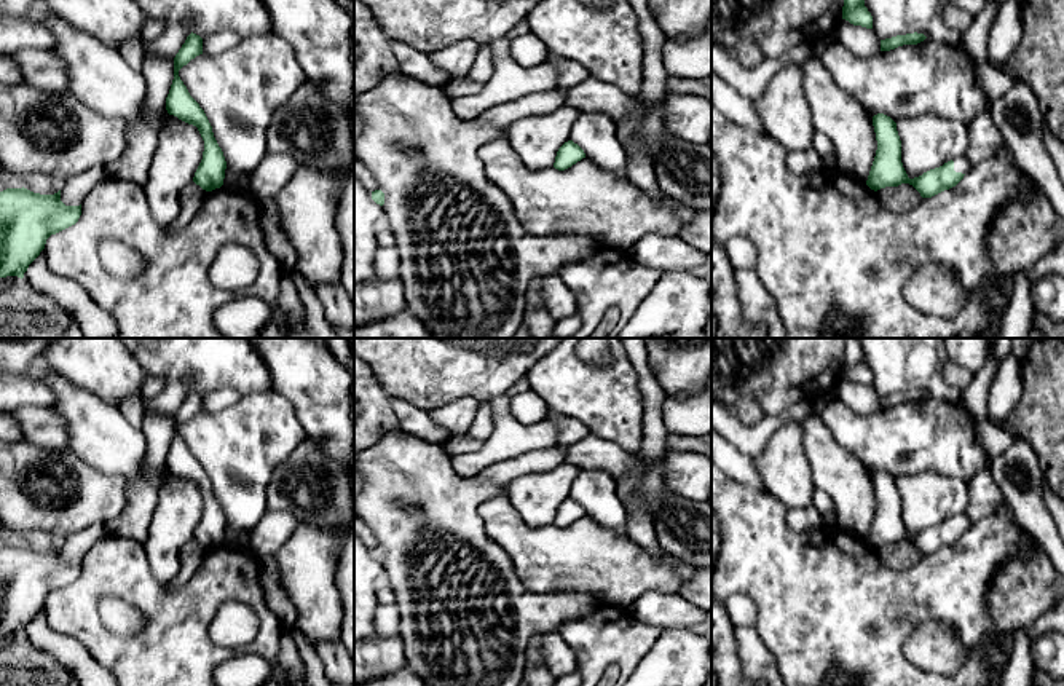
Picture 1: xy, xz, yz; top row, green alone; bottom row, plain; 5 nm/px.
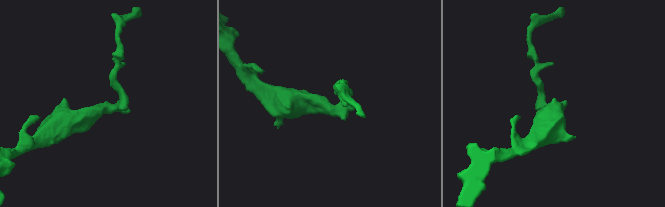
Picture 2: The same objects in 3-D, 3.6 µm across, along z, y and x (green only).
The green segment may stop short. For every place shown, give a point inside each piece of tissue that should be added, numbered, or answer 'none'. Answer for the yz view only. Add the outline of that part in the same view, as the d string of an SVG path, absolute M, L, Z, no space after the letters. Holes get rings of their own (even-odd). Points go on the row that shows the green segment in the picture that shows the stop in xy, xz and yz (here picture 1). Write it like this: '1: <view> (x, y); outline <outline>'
1: yz (961, 165); outline M967 155L965 156L959 156L959 158L954 158L952 161L954 161L954 171L956 172L965 174L971 168L971 164L967 160Z

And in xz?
none

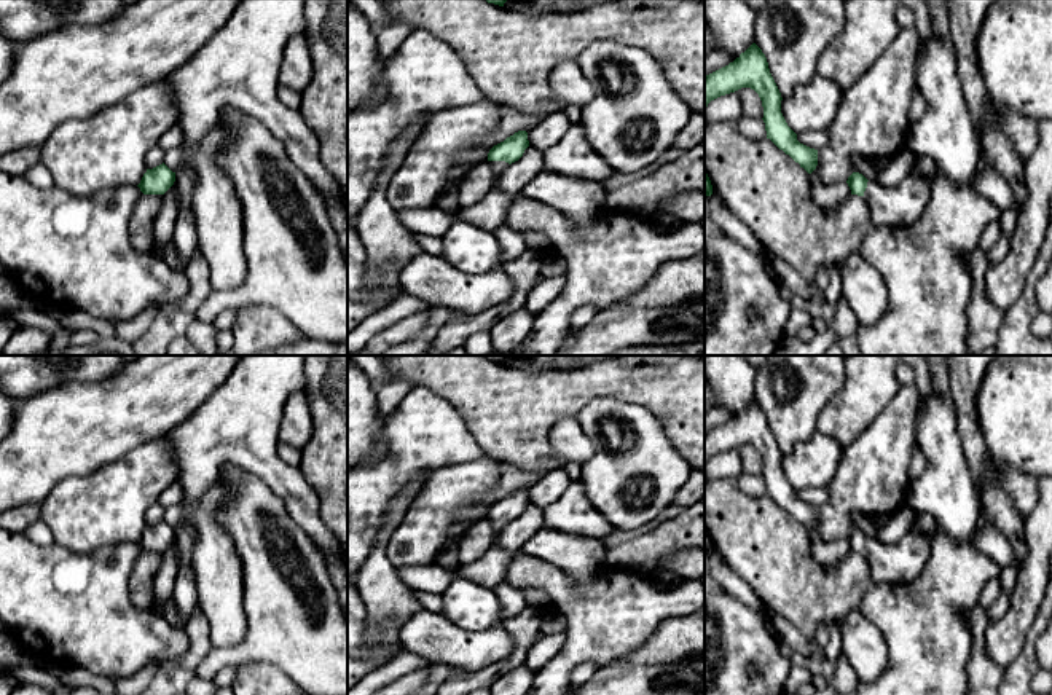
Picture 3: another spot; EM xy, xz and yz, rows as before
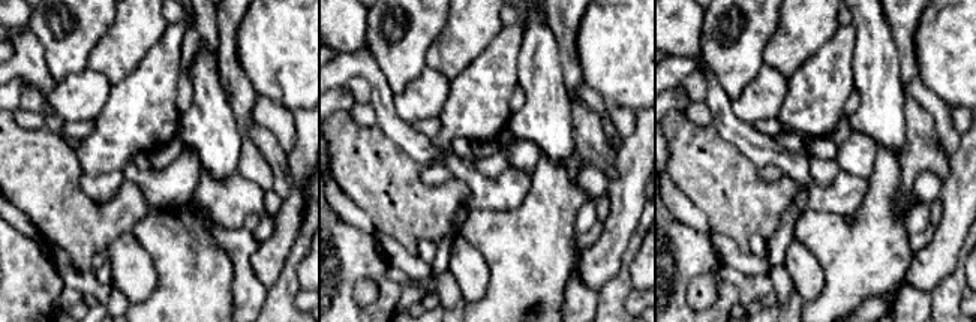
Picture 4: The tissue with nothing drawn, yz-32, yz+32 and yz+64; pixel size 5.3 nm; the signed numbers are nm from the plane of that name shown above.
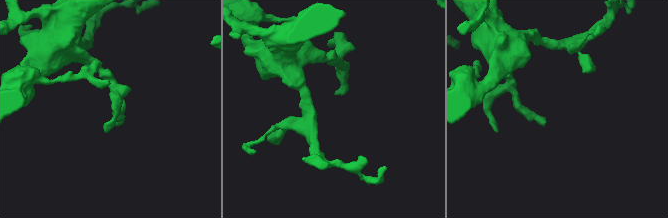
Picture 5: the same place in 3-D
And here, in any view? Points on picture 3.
1: xz (490, 212); outline M491 161L494 171L494 187L477 204L459 207L454 212L446 212L440 206L426 209L403 209L397 210L398 220L403 226L419 234L430 234L443 238L449 226L457 222L469 222L478 228L494 231L505 225L508 210L520 194L504 193L497 187L499 177L508 169L505 161Z

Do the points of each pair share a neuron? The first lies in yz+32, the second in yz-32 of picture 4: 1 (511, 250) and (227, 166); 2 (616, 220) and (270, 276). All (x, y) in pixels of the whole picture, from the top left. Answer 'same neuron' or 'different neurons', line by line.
1: different neurons
2: same neuron

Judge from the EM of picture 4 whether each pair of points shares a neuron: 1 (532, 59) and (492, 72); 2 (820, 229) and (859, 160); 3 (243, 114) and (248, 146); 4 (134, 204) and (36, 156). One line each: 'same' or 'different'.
1: different
2: different
3: same
4: same

